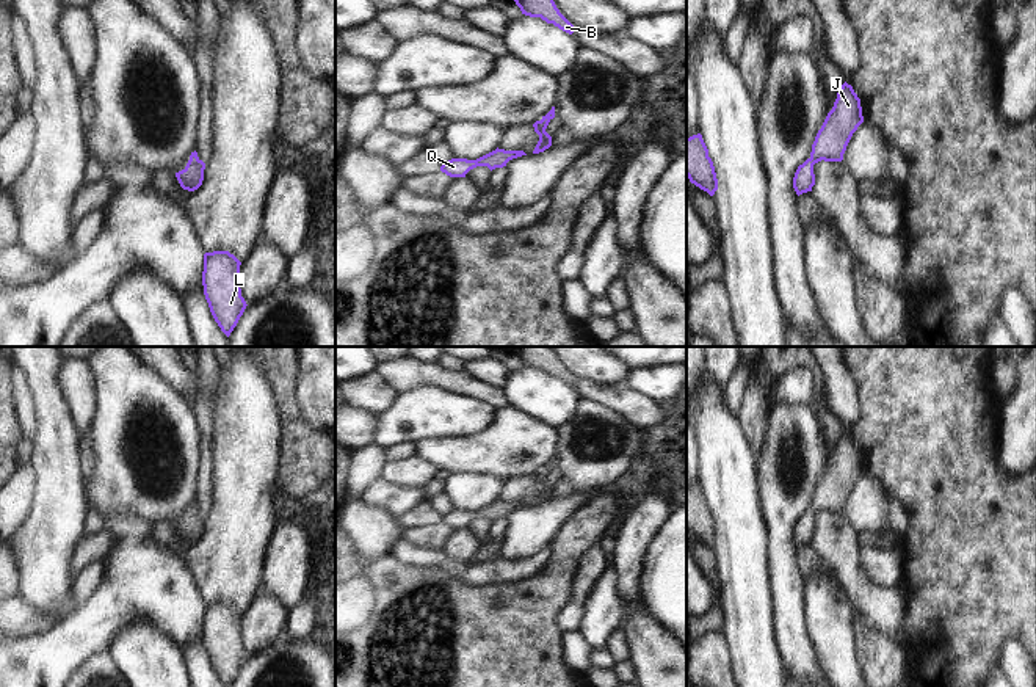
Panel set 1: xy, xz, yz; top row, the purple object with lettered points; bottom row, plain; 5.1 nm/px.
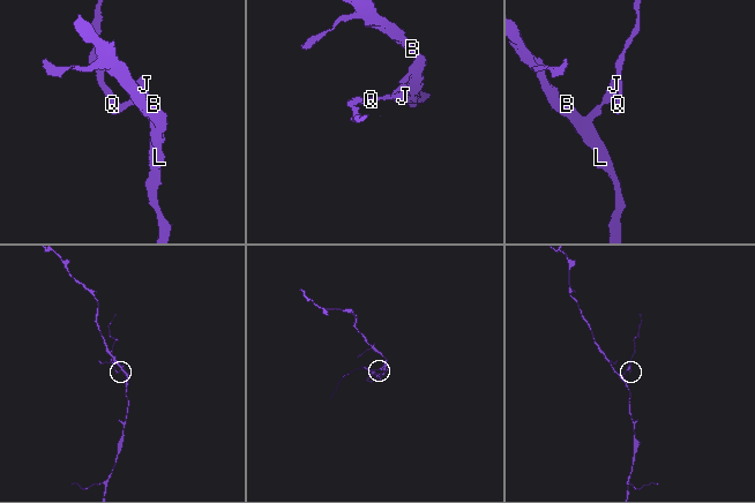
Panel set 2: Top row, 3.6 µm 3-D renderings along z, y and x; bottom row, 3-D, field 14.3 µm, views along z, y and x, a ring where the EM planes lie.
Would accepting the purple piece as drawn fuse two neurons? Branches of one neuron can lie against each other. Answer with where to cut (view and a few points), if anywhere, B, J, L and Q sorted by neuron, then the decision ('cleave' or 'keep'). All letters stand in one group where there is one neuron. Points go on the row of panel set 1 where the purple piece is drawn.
cut none; groups B J L Q; keep

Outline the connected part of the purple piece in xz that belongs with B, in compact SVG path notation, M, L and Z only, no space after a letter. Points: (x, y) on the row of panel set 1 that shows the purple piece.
M514 0L522 14L541 17L547 24L553 24L560 30L572 35L574 25L560 13L553 0Z

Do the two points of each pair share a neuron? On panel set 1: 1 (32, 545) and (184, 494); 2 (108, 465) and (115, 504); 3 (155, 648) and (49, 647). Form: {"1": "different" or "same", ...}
{"1": "different", "2": "same", "3": "different"}

